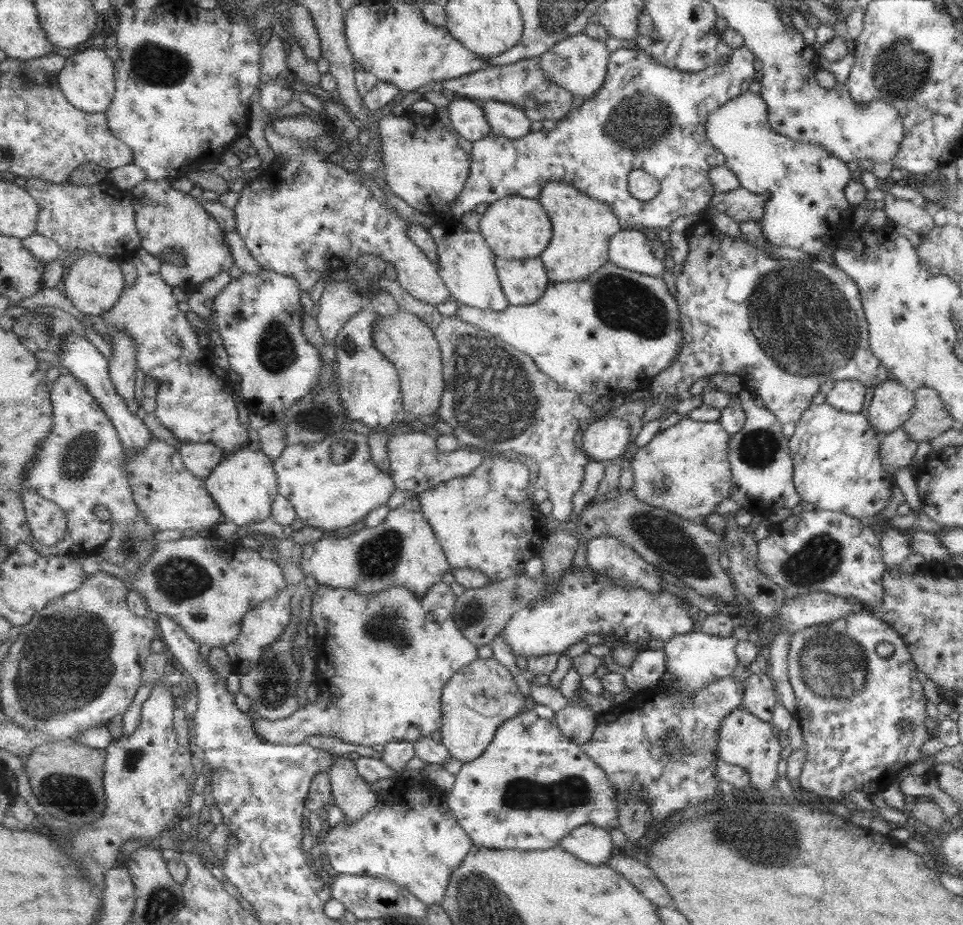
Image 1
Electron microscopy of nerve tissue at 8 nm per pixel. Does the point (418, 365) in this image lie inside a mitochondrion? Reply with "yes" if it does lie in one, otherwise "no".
no

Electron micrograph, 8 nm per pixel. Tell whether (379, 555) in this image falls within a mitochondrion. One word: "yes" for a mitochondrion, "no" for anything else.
yes

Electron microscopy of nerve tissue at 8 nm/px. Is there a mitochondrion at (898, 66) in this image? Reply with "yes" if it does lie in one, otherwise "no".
yes

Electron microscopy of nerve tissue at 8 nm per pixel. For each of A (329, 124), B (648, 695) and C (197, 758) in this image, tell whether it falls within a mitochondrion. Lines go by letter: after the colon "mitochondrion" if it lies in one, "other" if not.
A: other
B: other
C: other

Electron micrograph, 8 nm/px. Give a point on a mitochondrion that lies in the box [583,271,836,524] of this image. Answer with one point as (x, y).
(760, 448)

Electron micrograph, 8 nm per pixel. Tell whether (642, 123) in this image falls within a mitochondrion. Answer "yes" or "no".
yes

